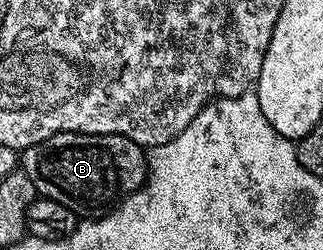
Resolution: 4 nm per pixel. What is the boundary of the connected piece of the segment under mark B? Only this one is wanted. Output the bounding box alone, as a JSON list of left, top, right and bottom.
[21,133,147,215]

